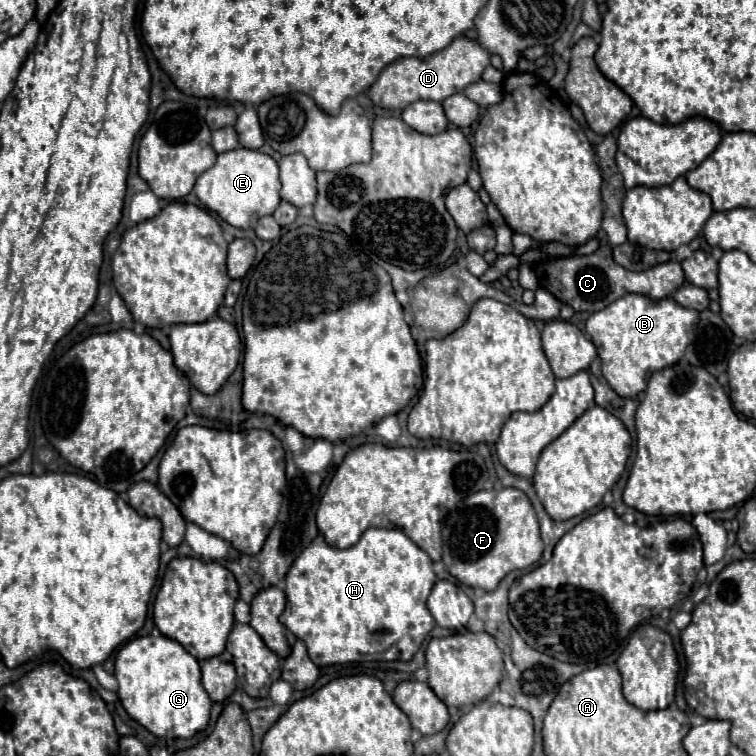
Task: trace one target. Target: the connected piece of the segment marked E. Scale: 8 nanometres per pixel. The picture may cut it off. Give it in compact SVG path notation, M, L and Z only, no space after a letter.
M237 147L217 155L215 165L197 177L193 187L195 195L211 211L215 211L223 221L239 229L251 227L253 221L261 215L271 215L281 201L279 189L281 183L277 161L267 153L245 147Z

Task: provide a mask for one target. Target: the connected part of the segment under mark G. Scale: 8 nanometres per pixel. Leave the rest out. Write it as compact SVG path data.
M145 635L127 641L115 655L115 679L119 683L117 695L129 713L131 719L139 721L145 729L149 729L157 737L193 737L197 731L205 729L211 713L211 699L207 691L201 687L201 669L199 661L189 655L181 643L169 639L165 635Z

